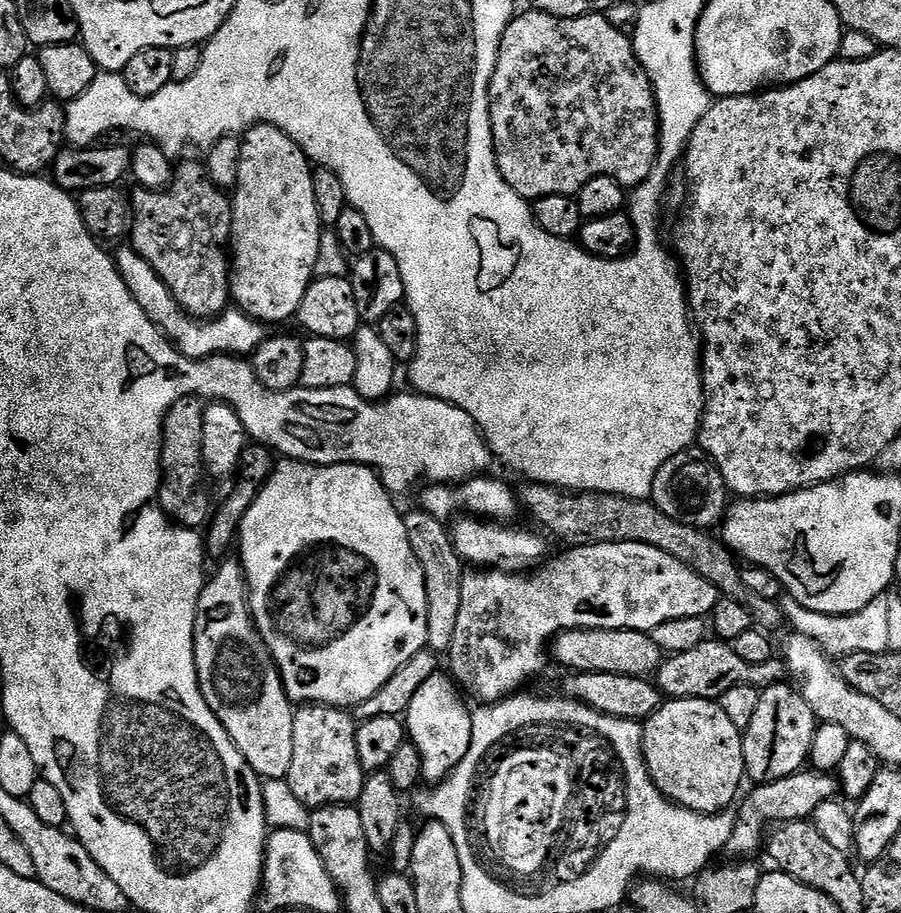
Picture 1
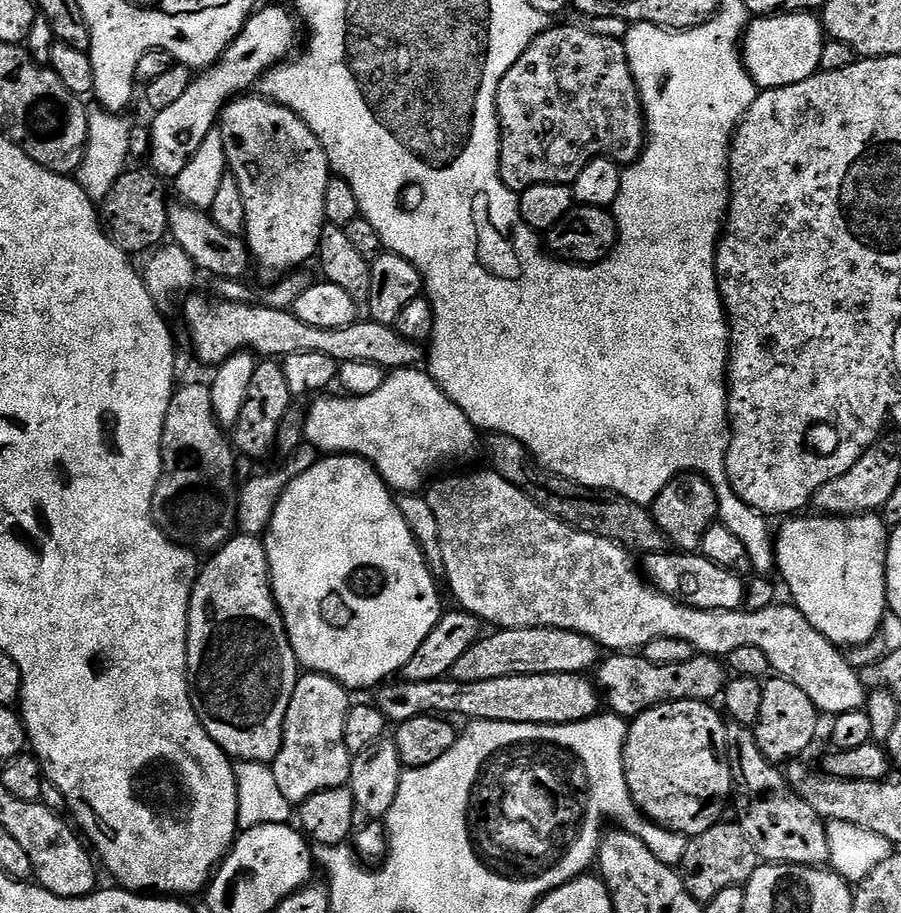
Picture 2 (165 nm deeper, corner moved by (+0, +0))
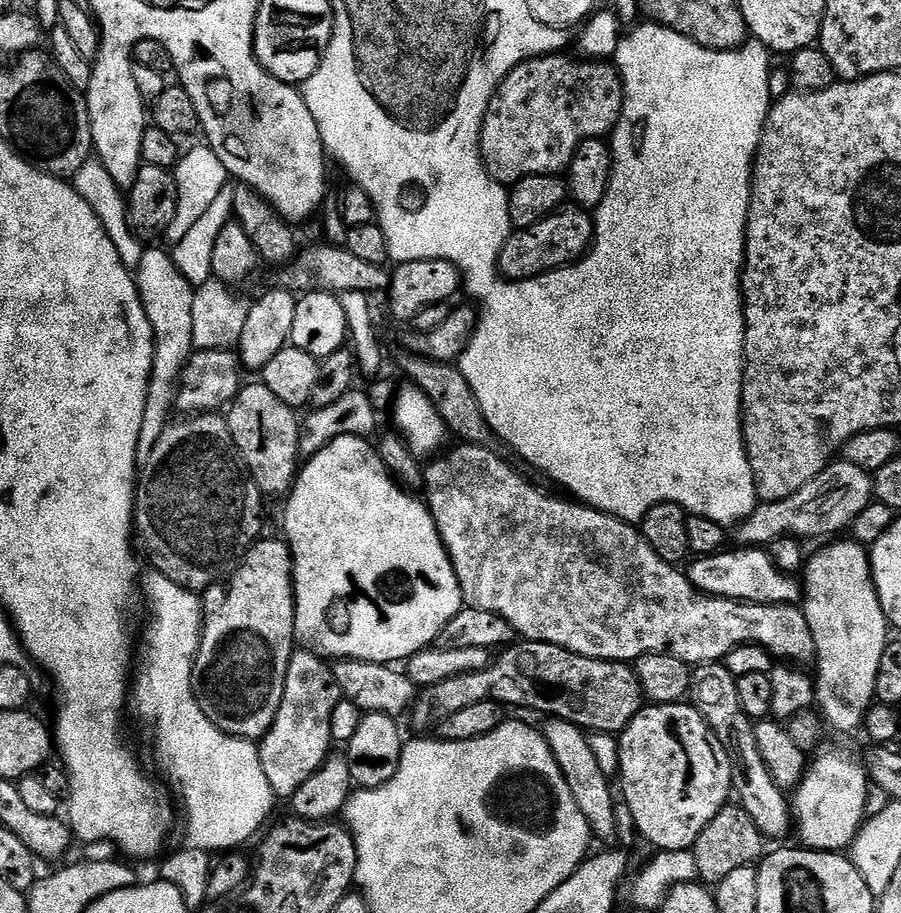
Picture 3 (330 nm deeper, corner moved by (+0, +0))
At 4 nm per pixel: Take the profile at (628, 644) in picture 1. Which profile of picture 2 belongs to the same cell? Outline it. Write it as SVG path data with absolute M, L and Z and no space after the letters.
M506 628L493 631L493 636L481 635L479 642L458 662L454 662L450 676L458 682L490 682L490 678L506 678L507 676L533 676L534 674L588 674L599 665L602 649L590 638L572 630L557 628Z

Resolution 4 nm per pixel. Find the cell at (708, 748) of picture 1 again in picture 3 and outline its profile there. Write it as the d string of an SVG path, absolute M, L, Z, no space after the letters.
M691 703L652 704L641 708L624 731L619 733L618 747L618 788L622 793L623 807L630 810L636 823L635 831L639 835L641 832L653 844L653 849L661 852L689 851L696 843L698 834L710 826L710 822L726 807L734 792L730 758L714 730L710 730L700 711L692 707Z

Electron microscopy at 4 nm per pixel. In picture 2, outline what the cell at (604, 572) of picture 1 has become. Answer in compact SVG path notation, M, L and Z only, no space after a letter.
M676 550L653 552L643 557L642 568L653 588L665 592L667 596L673 596L687 608L707 612L734 612L744 608L745 581L737 573L726 570L699 554L681 554Z

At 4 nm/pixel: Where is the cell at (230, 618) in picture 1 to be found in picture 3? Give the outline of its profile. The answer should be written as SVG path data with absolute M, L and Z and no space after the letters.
M283 539L257 540L227 582L213 584L203 593L202 607L204 627L192 671L194 698L218 730L259 742L282 704L286 670L298 644L292 549Z

